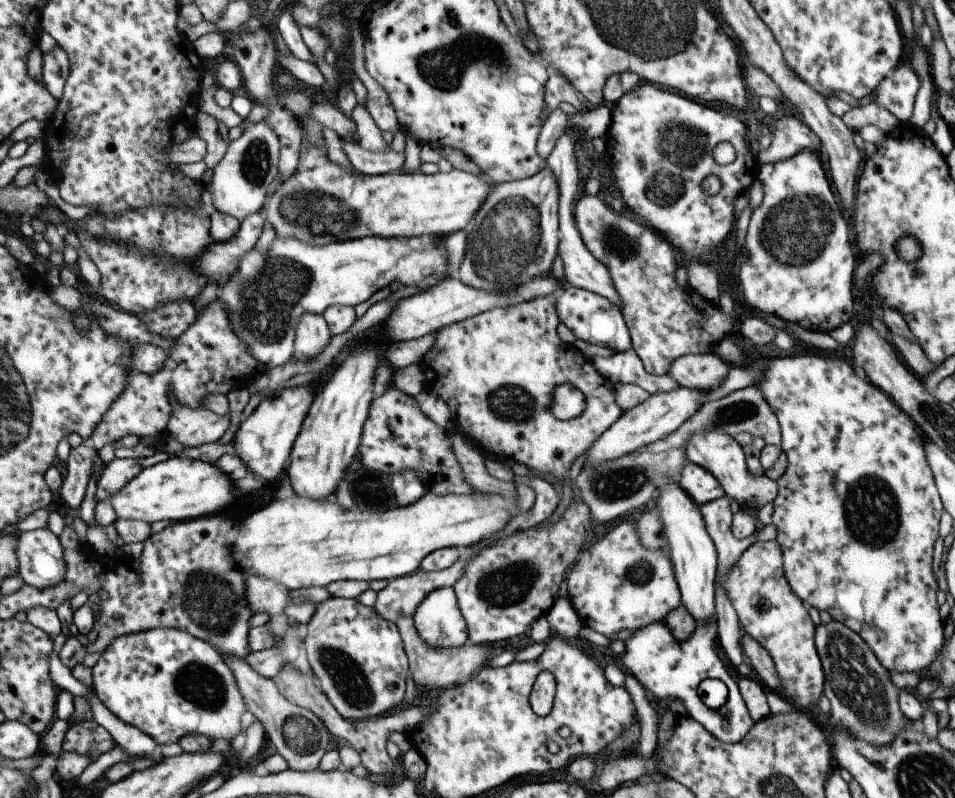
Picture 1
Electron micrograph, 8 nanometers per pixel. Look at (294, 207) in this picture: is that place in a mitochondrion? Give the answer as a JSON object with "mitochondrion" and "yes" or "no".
{"mitochondrion":"yes"}

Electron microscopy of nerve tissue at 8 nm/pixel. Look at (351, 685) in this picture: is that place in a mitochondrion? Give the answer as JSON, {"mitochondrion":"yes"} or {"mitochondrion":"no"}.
{"mitochondrion":"yes"}

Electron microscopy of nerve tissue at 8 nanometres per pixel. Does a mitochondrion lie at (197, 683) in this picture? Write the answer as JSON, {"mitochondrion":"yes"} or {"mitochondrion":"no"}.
{"mitochondrion":"yes"}

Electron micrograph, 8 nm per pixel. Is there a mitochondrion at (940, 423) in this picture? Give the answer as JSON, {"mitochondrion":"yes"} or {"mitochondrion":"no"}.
{"mitochondrion":"yes"}

